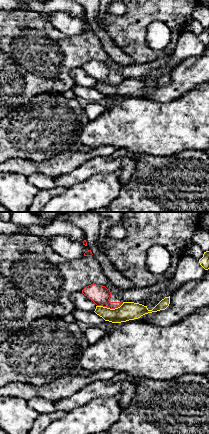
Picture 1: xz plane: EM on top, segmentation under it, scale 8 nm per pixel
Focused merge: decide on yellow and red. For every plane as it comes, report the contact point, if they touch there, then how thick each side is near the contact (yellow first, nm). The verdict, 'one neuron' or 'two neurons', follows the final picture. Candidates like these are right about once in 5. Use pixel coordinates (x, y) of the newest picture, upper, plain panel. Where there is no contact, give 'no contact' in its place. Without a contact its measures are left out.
meets yellow at (109, 84); 150 nm thick on the yellow side, 160 nm on the other

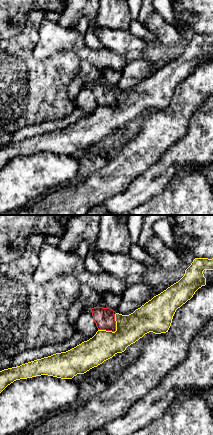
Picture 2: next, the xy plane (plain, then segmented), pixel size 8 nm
meets yellow at (116, 106); 220 nm thick on the yellow side, 160 nm on the other

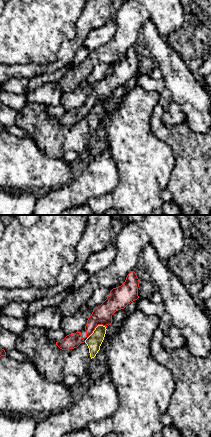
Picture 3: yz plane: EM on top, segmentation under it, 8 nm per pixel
meets yellow at (95, 104); 120 nm thick on the yellow side, 160 nm on the other

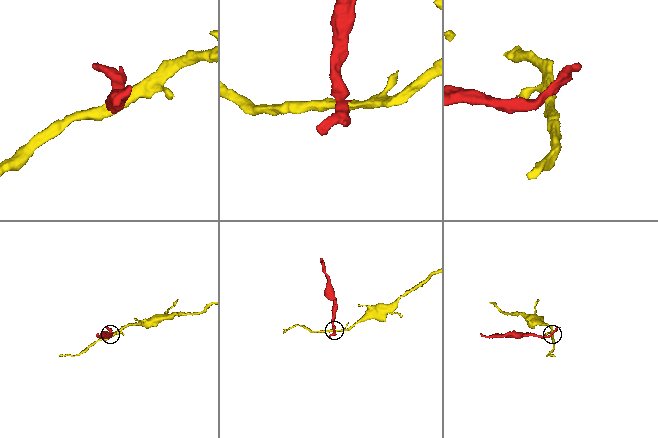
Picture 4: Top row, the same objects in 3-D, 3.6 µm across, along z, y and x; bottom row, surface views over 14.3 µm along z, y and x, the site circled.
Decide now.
two neurons

